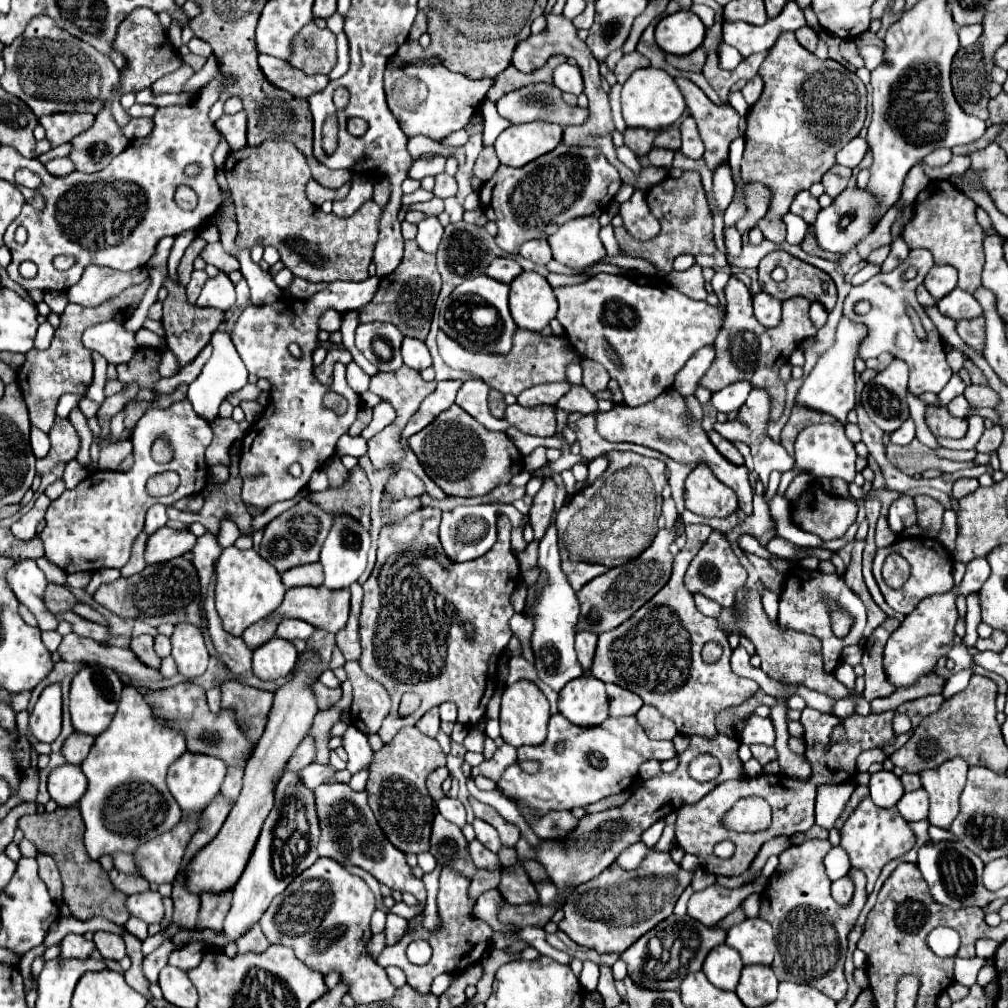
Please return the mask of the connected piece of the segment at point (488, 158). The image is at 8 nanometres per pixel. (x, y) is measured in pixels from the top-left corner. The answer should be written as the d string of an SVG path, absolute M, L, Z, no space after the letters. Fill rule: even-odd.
M487 147L487 149L483 149L481 155L477 157L477 161L475 161L475 165L473 165L473 173L475 173L477 179L481 179L481 181L485 183L485 181L489 181L489 179L493 177L493 173L497 171L497 167L499 167L497 155L495 155L493 147Z

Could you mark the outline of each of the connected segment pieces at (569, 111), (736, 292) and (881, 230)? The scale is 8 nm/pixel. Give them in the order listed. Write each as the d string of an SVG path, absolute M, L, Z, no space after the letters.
M533 83L533 85L525 85L521 89L515 89L507 95L503 95L497 101L497 111L501 117L509 119L511 123L527 123L527 121L547 121L547 123L557 123L561 127L565 125L581 125L589 111L581 109L581 107L569 107L563 97L561 97L561 89L557 89L557 85L549 85L549 83Z
M735 277L729 279L725 287L727 297L727 317L715 339L715 361L711 369L699 381L701 387L709 391L721 391L723 387L735 381L749 381L753 387L763 387L771 395L771 419L777 419L783 413L785 403L785 383L779 377L781 365L785 365L791 353L801 345L803 339L817 333L817 327L809 319L809 301L805 297L793 297L783 303L783 319L777 327L763 327L751 307L751 293L745 283Z
M897 207L895 209L889 209L883 215L883 219L877 223L875 231L857 245L857 253L861 255L861 259L867 259L871 251L875 251L875 249L891 243L891 225L893 225L895 219L897 219Z

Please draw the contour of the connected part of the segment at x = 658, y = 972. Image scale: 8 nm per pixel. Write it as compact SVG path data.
M671 915L663 919L657 927L653 927L649 933L639 937L627 951L619 955L621 961L625 961L631 981L643 989L659 989L659 991L677 991L683 977L689 973L701 971L701 965L707 957L707 953L725 943L725 931L723 929L709 929L701 925L699 921L691 919L689 915L677 917Z

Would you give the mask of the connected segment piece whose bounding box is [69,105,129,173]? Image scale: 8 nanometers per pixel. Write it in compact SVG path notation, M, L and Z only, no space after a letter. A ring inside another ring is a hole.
M105 105L99 115L95 115L93 125L73 137L69 159L75 163L77 171L95 173L107 167L111 159L119 155L127 145L129 139L113 119L111 109Z

